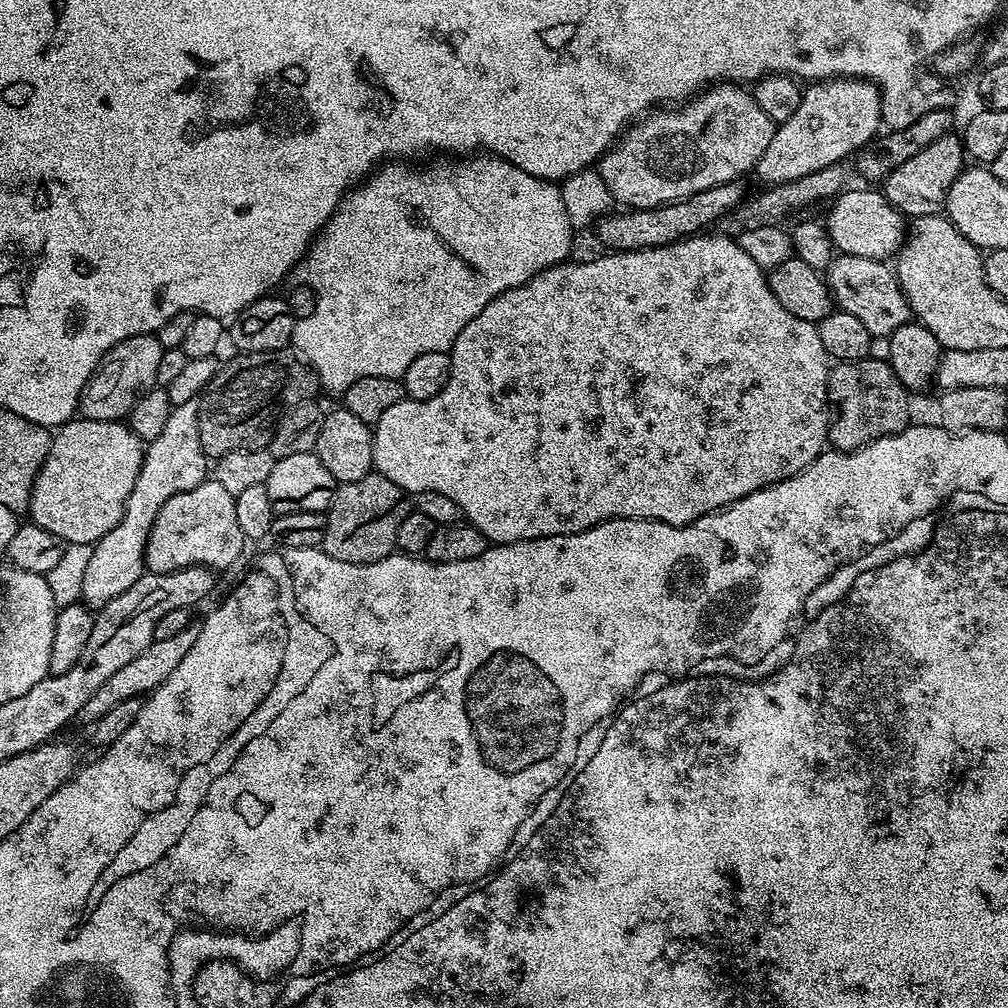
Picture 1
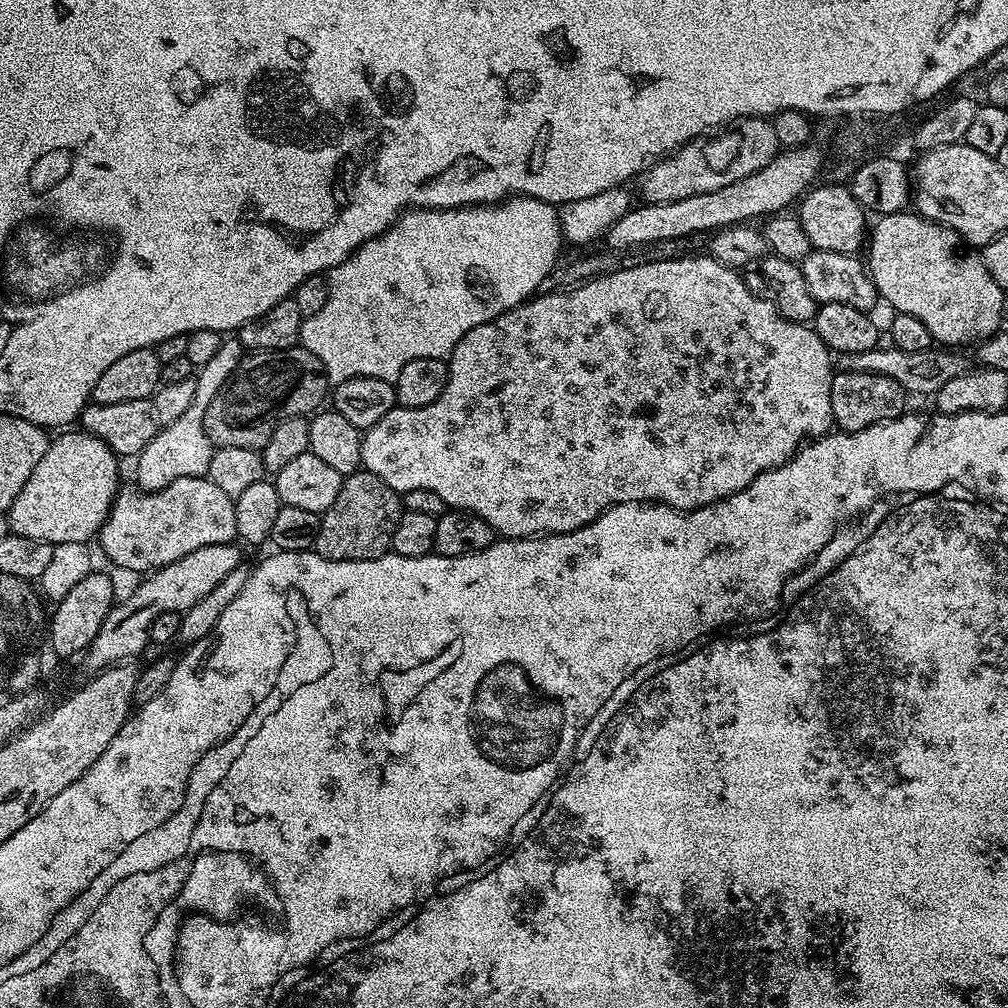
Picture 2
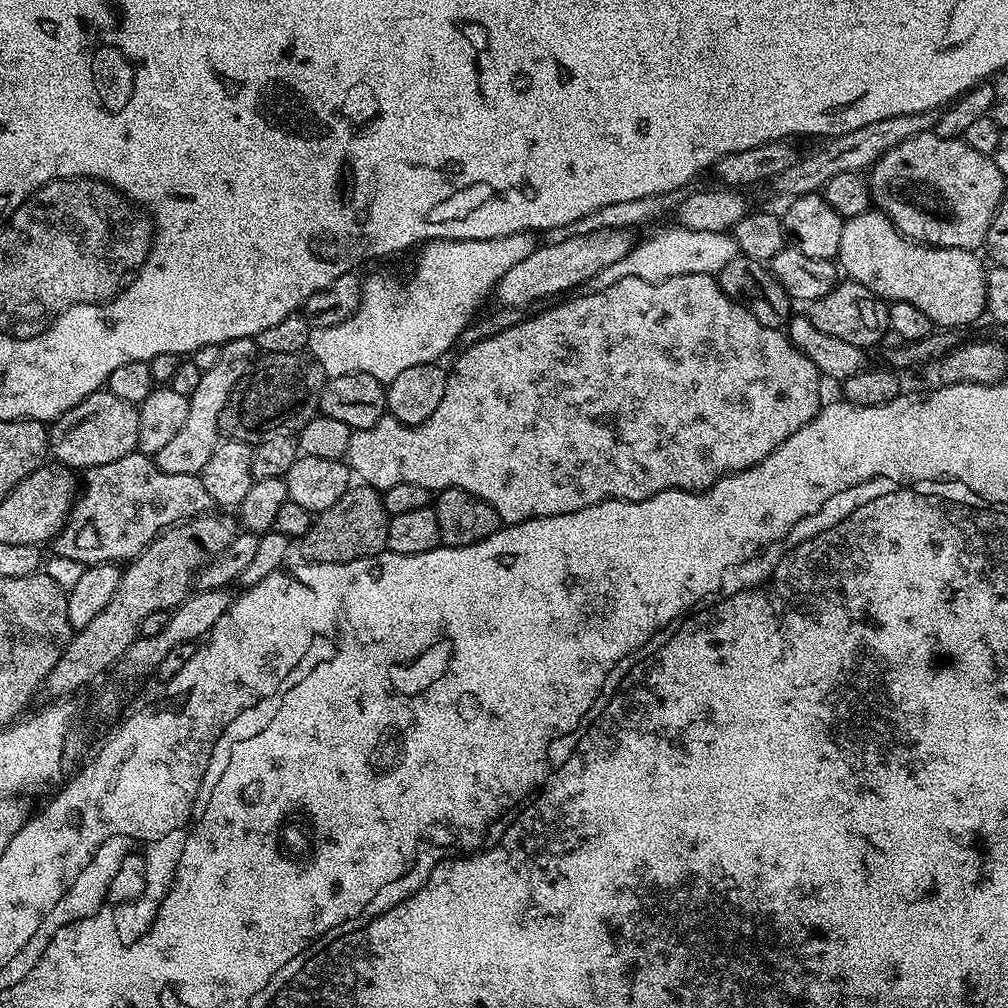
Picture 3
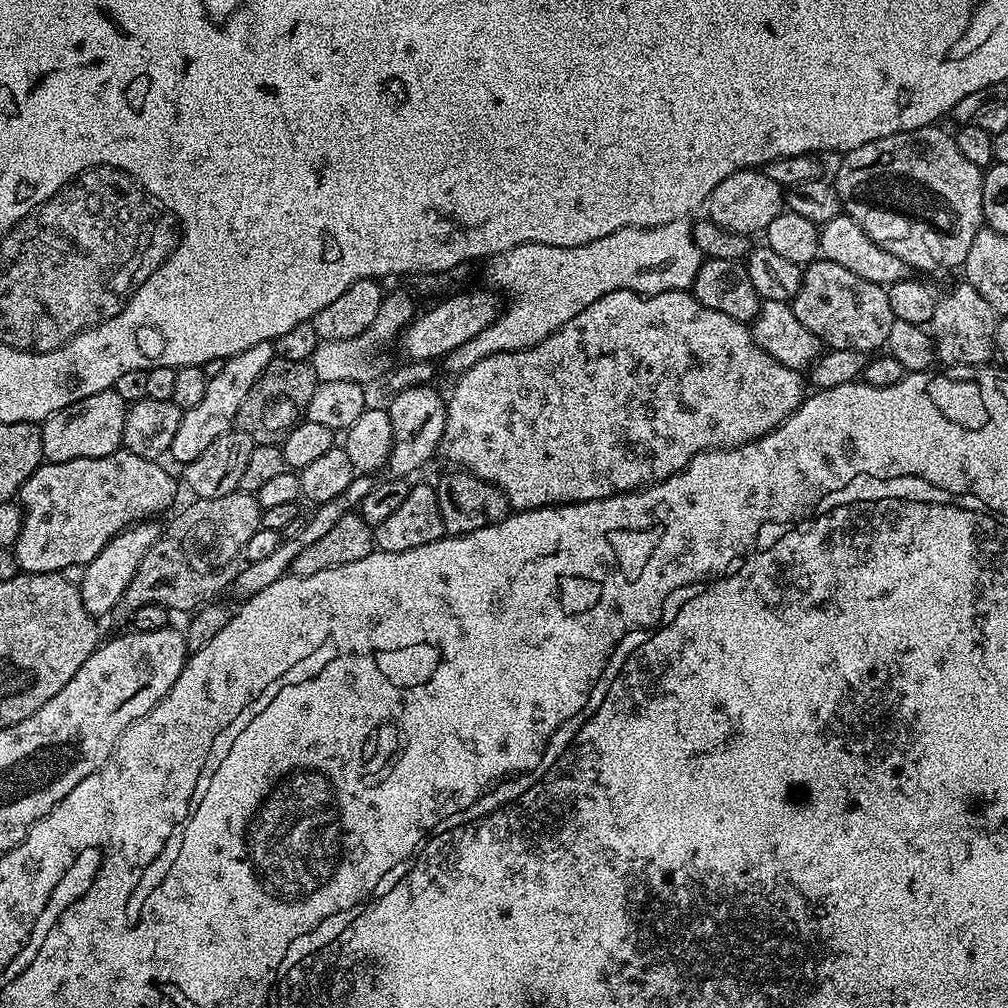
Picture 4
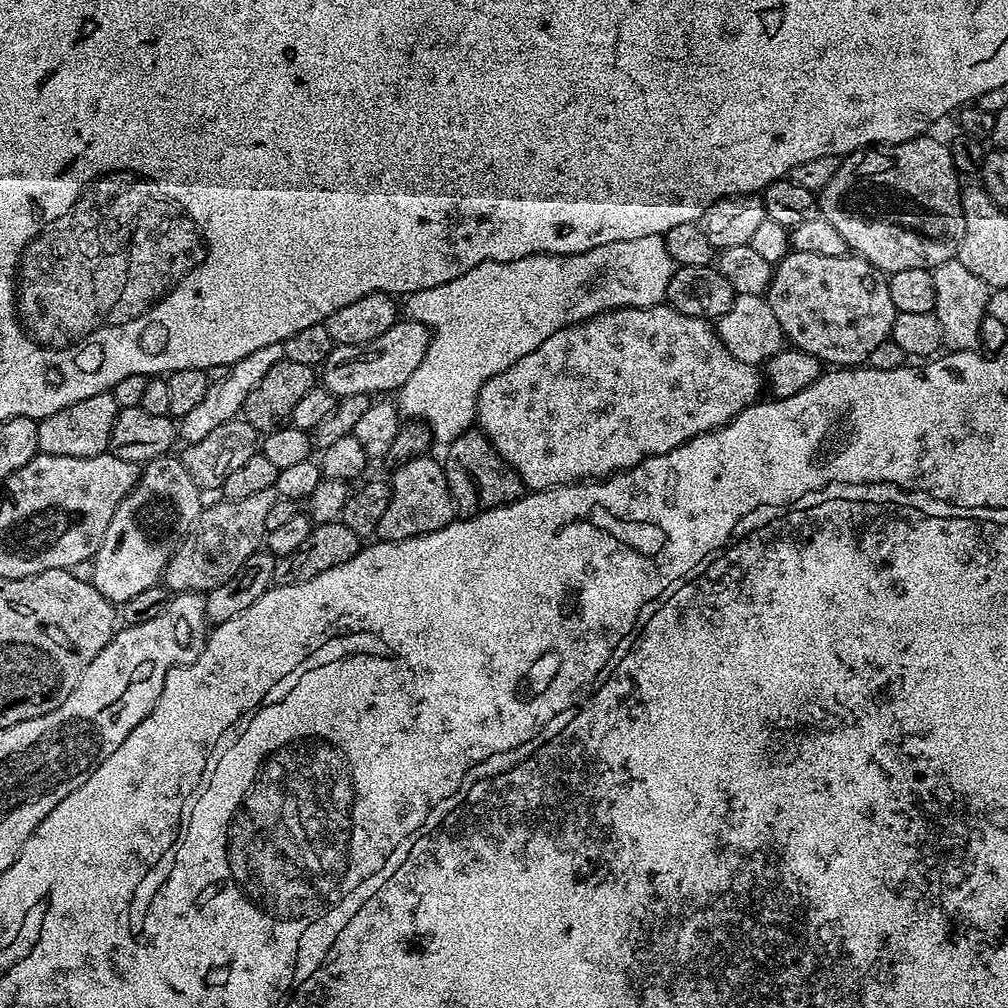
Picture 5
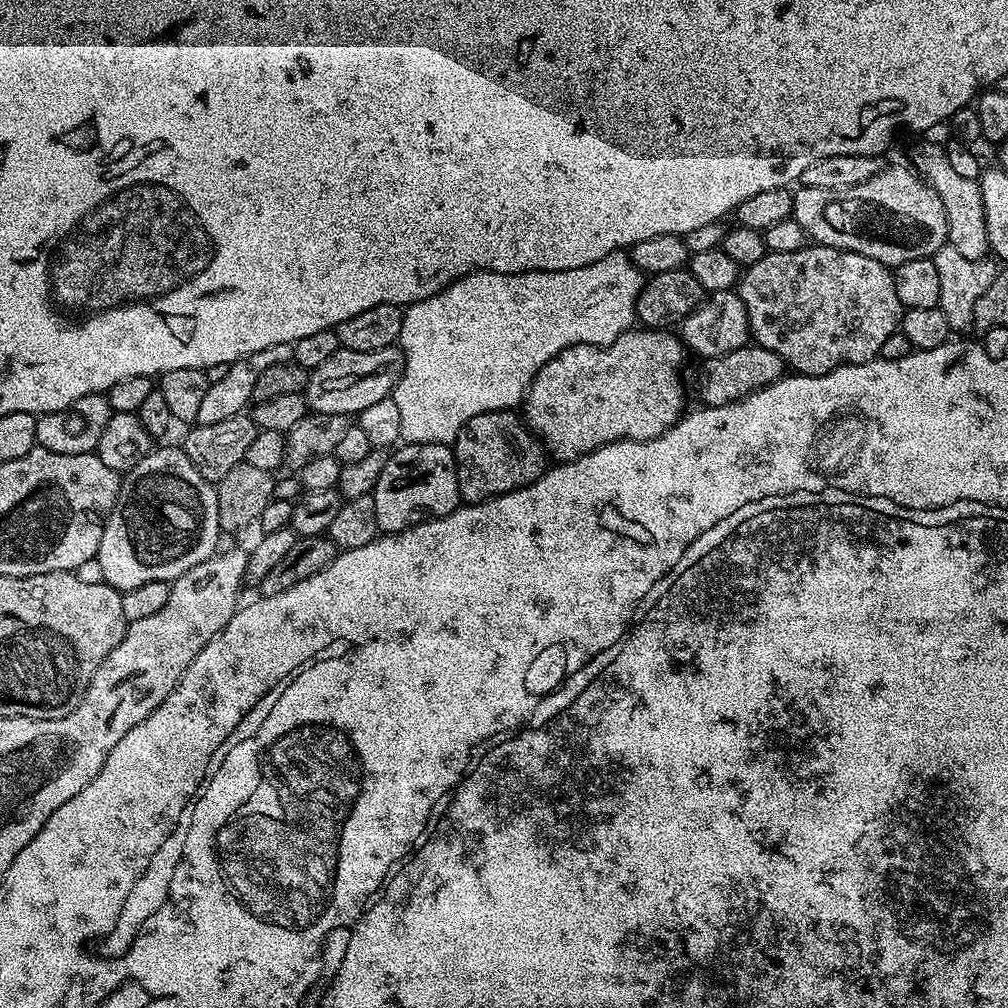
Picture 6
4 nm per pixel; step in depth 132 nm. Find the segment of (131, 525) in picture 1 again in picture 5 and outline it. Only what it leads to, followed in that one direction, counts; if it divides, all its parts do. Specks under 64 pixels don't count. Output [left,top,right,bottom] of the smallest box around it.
[179,344,284,445]

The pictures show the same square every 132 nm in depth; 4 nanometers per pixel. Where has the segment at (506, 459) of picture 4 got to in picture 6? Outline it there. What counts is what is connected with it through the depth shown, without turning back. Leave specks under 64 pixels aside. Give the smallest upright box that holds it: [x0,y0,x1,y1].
[522,326,686,462]

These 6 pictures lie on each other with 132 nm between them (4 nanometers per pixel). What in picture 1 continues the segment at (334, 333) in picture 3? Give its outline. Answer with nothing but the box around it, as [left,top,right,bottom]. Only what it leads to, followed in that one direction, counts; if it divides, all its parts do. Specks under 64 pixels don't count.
[292,154,574,394]

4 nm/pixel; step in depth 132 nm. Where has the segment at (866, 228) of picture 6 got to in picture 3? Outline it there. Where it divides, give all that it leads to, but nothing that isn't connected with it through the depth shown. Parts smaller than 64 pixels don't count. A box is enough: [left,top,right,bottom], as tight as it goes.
[866,131,1006,249]

